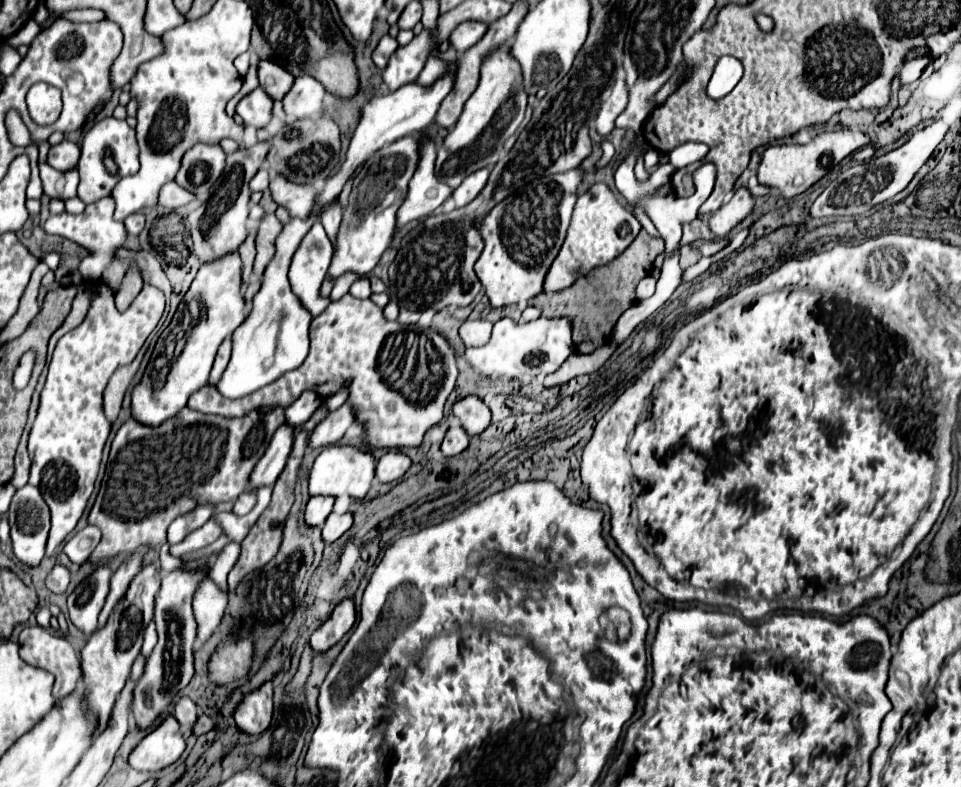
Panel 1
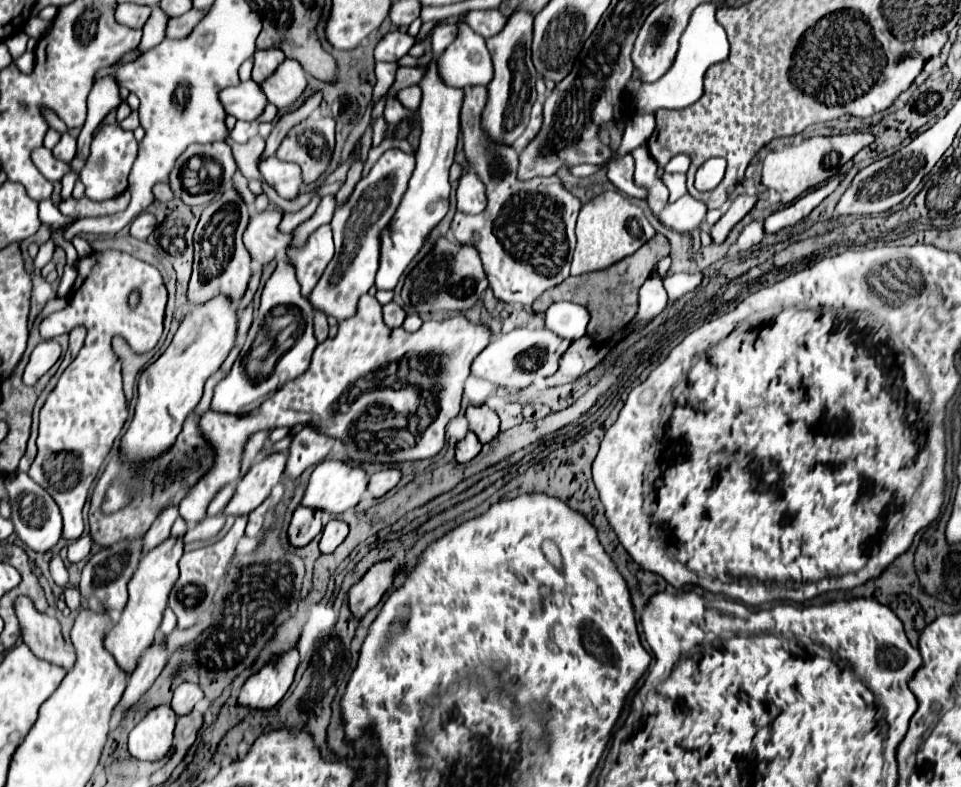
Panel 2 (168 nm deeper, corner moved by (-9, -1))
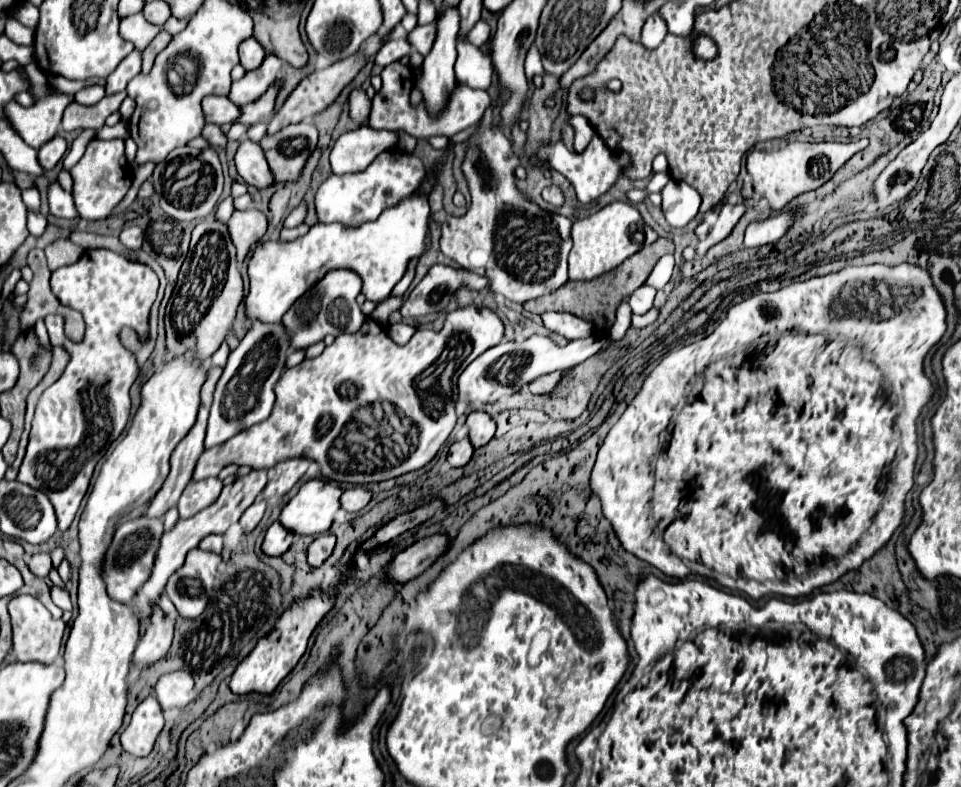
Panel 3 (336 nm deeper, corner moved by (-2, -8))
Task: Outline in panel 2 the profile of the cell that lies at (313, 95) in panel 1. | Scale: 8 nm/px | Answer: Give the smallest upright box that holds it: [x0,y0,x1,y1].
[259,59,307,109]

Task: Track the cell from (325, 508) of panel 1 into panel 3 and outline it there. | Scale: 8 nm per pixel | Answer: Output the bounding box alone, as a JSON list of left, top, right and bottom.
[262,522,294,556]

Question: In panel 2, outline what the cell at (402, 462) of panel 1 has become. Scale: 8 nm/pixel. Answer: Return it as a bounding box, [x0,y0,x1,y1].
[367,467,401,497]

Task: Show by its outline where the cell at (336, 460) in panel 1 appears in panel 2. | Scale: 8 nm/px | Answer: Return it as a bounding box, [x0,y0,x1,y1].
[301,461,367,515]

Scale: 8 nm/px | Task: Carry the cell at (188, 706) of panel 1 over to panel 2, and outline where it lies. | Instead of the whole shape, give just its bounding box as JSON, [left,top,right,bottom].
[171,683,203,715]

